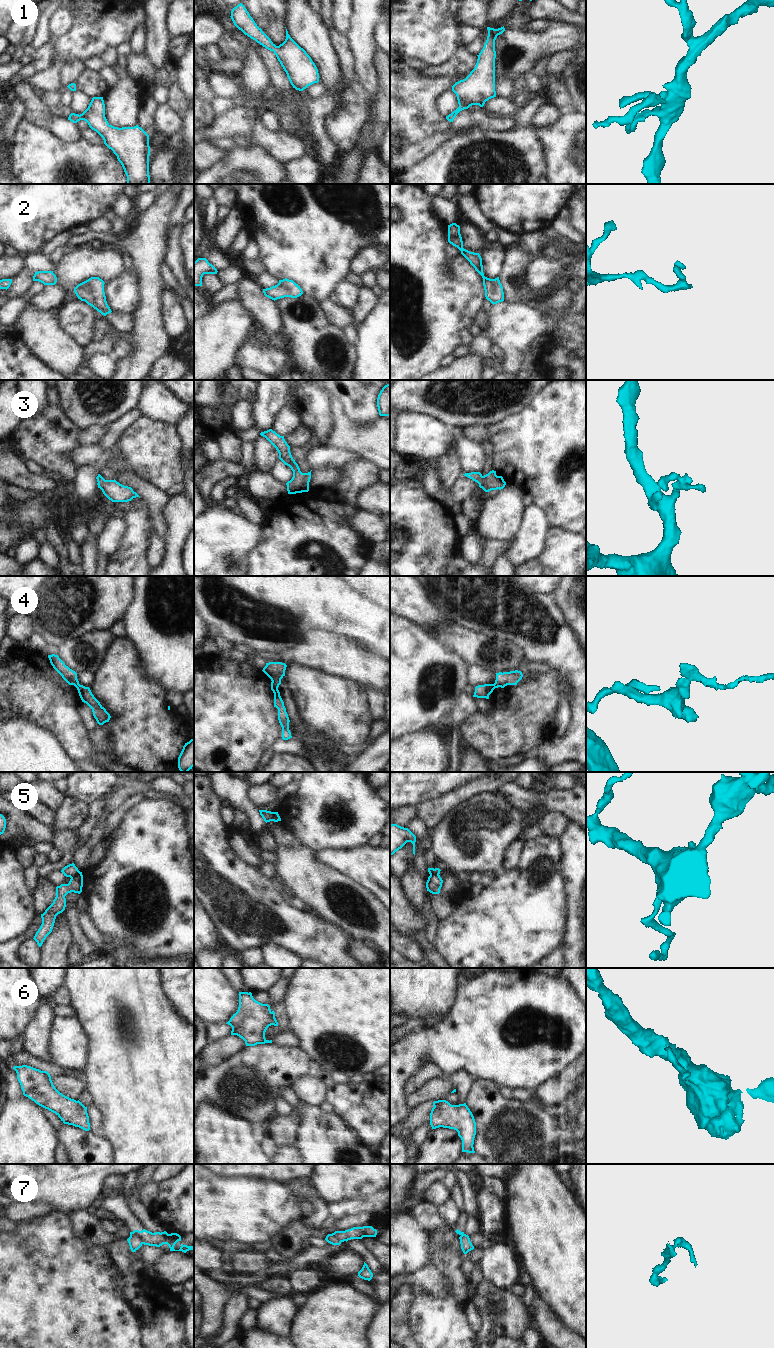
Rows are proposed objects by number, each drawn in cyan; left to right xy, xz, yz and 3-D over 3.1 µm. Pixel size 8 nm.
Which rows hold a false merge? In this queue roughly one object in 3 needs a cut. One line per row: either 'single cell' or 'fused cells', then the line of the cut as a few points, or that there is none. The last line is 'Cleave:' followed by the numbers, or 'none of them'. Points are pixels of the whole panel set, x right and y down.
1: single cell | no cut
2: single cell | no cut
3: single cell | no cut
4: fused cells | xz (271, 682), (277, 688)
5: fused cells | xy (80, 872), (71, 878)
6: fused cells | yz (441, 1100), (434, 1106)
7: fused cells | xy (130, 1234), (135, 1234), (143, 1243)
Cleave: 4, 5, 6, 7

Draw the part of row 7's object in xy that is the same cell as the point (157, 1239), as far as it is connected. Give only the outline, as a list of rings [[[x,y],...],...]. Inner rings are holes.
[[[143,1229],[142,1231],[134,1230],[133,1232],[130,1232],[130,1235],[133,1234],[140,1238],[144,1245],[160,1247],[163,1244],[167,1244],[170,1248],[170,1251],[182,1251],[184,1253],[186,1253],[189,1250],[194,1251],[194,1246],[187,1246],[183,1244],[181,1244],[179,1250],[174,1249],[175,1244],[178,1241],[181,1241],[181,1236],[177,1233],[168,1234],[166,1231],[161,1233],[152,1233],[150,1231]]]

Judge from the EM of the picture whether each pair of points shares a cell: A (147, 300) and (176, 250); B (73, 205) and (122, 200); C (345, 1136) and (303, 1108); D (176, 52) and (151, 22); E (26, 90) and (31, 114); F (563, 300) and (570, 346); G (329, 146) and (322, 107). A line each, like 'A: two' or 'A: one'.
A: two
B: two
C: one
D: two
E: one
F: one
G: one

